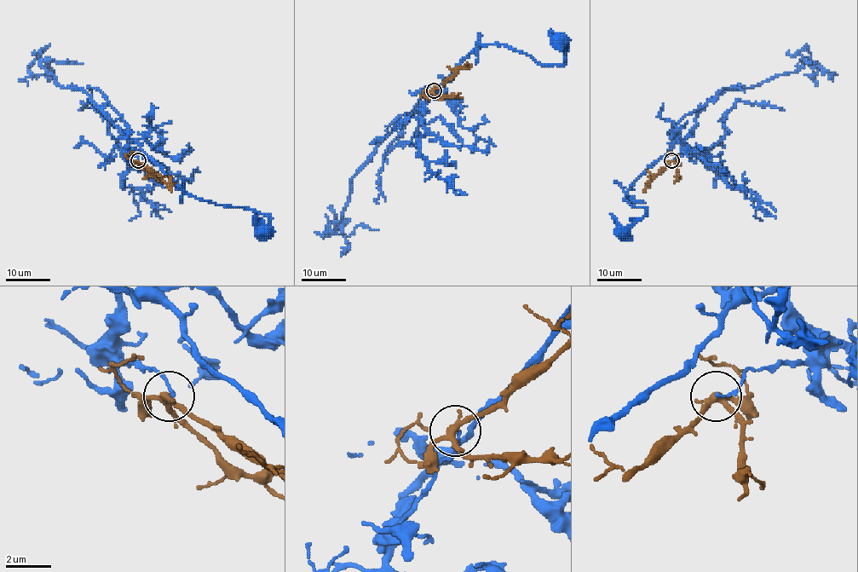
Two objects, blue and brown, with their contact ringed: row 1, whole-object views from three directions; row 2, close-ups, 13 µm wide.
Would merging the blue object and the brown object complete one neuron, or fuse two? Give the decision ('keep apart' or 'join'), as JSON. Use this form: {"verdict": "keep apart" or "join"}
{"verdict": "keep apart"}

